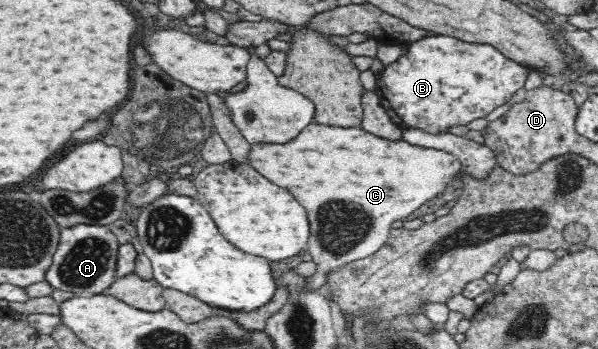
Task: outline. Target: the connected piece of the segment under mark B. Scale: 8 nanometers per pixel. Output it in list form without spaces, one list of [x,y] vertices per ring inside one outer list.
[[[431,33],[431,35],[422,37],[421,39],[411,43],[408,49],[405,50],[404,55],[401,55],[398,61],[395,61],[393,65],[384,69],[379,76],[376,77],[377,81],[375,92],[377,96],[379,96],[379,101],[381,102],[383,108],[385,108],[385,112],[389,114],[389,118],[391,118],[395,124],[405,128],[415,127],[423,129],[425,132],[429,133],[439,133],[442,131],[448,131],[447,128],[452,125],[466,125],[466,123],[473,121],[473,119],[483,118],[487,115],[487,113],[493,111],[495,107],[499,107],[499,105],[506,103],[510,97],[513,97],[513,94],[516,91],[519,91],[519,89],[524,87],[527,75],[531,70],[534,69],[529,69],[525,65],[512,61],[511,59],[505,57],[505,55],[502,55],[496,47],[493,47],[492,45],[475,45],[475,43],[471,45],[471,43],[463,43],[463,41],[457,39],[456,37]]]

